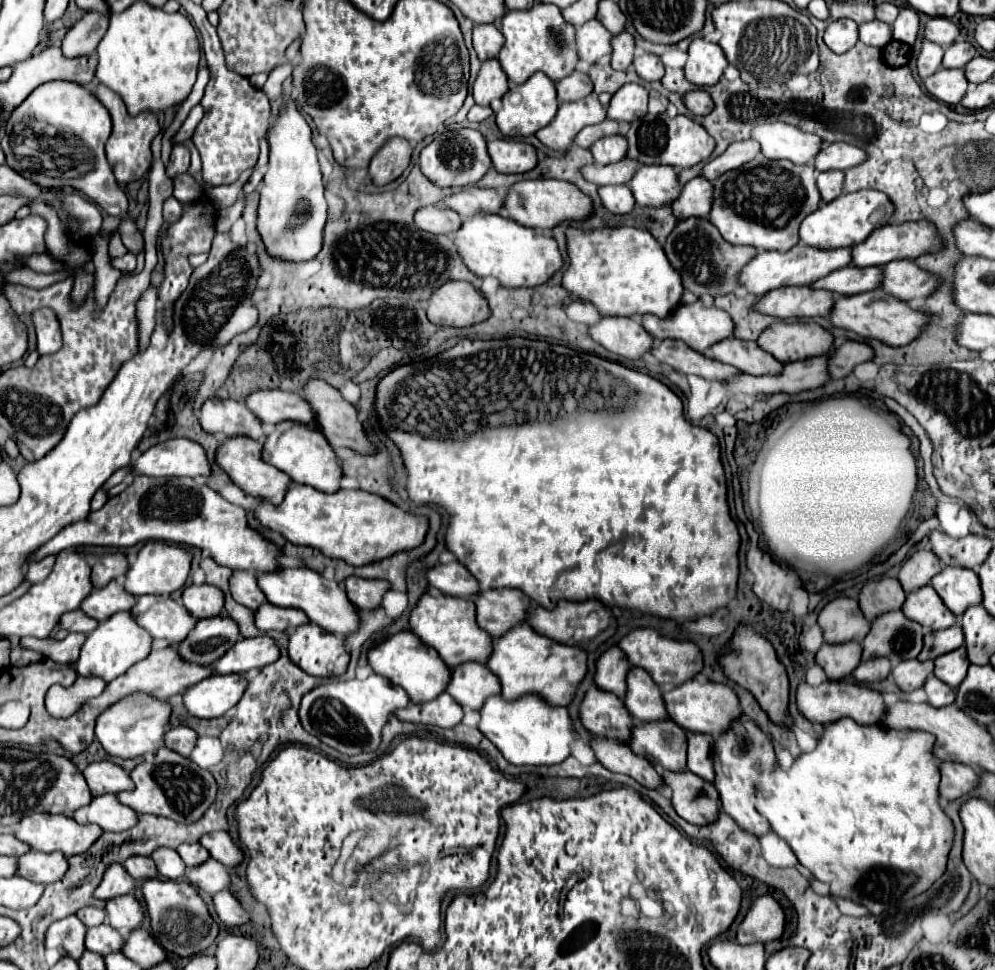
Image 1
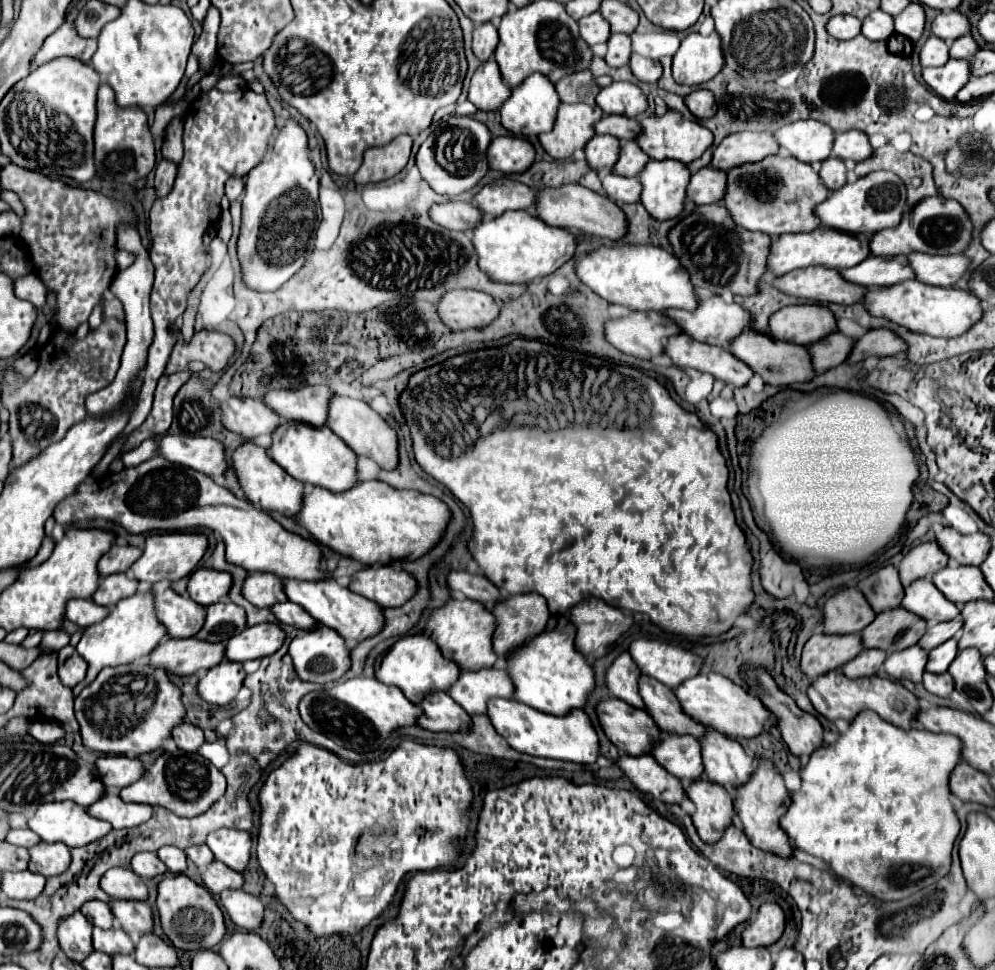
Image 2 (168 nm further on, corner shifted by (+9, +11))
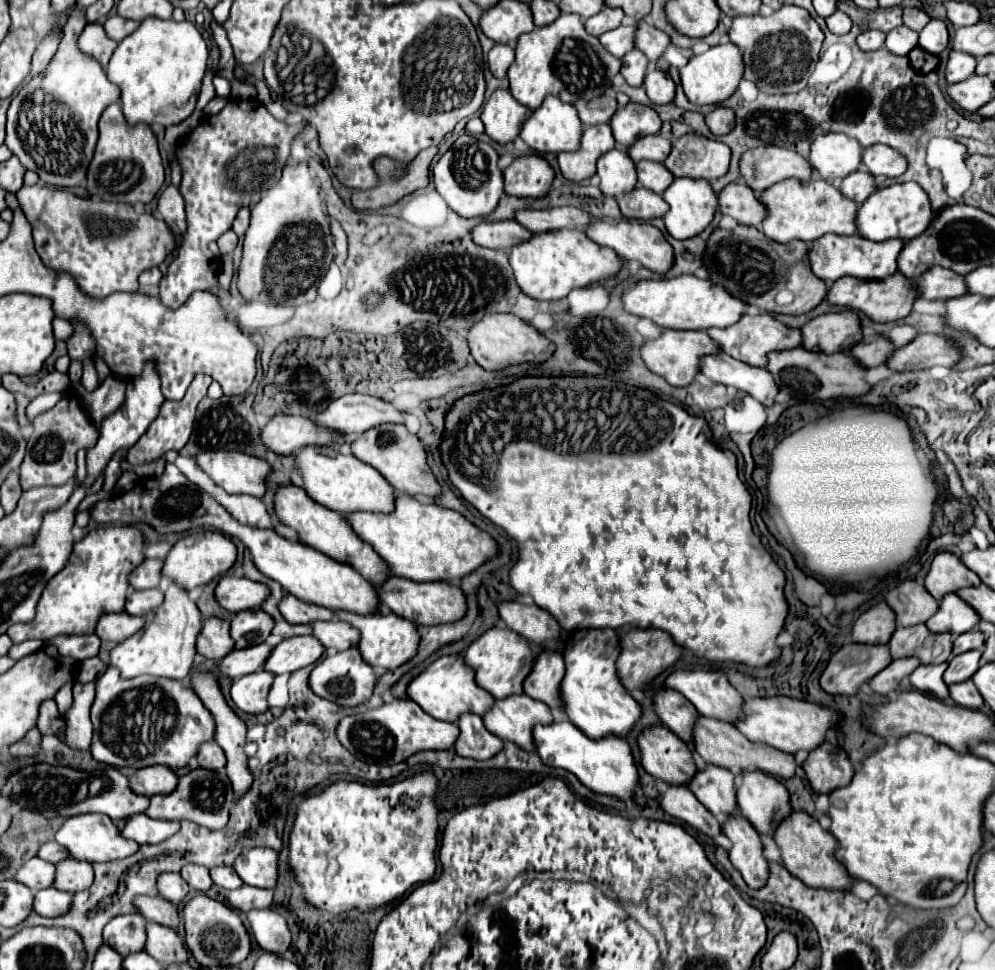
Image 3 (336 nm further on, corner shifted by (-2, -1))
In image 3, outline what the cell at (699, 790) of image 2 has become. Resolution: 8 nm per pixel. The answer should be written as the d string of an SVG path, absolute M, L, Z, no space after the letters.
M732 813L722 823L722 833L732 841L728 851L732 865L750 887L762 887L768 877L768 861L762 855L760 835L754 825L740 813Z

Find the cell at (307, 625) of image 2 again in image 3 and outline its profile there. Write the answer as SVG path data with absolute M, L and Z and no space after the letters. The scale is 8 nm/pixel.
M316 621L312 623L312 633L326 649L344 651L358 643L358 631L340 621Z

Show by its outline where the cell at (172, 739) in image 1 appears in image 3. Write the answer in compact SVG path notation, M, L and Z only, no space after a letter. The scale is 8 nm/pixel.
M206 741L200 745L196 759L200 763L200 767L204 769L212 769L212 771L220 771L226 765L226 757L222 753L222 749L214 743L214 741Z

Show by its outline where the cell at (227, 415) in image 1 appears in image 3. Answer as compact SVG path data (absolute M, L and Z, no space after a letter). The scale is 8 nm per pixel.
M274 415L262 427L262 443L278 455L292 455L304 445L332 445L336 441L338 435L312 425L306 417Z

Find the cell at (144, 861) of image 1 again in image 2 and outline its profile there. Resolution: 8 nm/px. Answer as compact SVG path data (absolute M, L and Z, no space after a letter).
M137 853L131 859L131 869L143 879L153 879L153 877L159 877L159 875L167 873L167 867L157 857L157 853Z

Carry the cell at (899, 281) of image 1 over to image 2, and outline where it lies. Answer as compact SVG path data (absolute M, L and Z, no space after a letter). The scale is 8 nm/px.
M909 255L911 267L919 281L939 287L953 287L963 275L971 271L971 259L965 255Z

